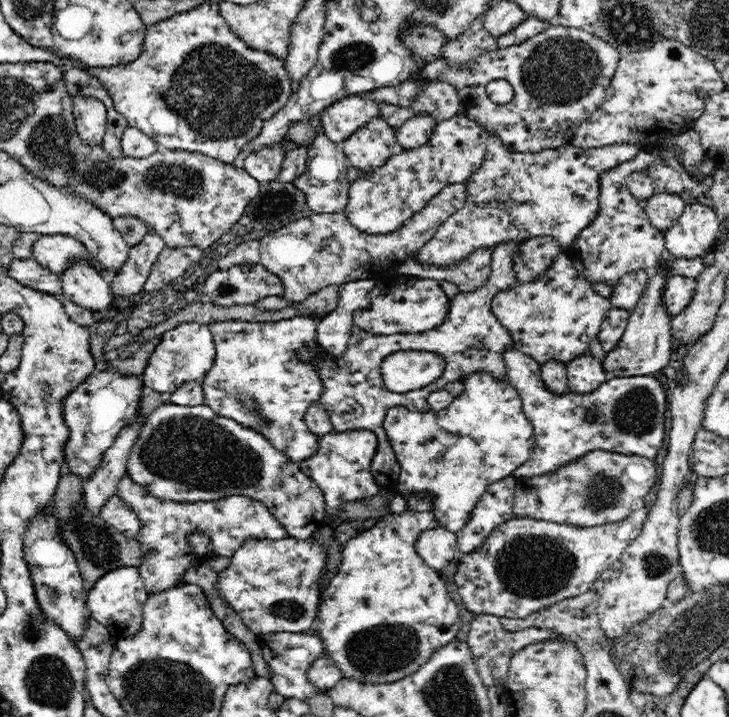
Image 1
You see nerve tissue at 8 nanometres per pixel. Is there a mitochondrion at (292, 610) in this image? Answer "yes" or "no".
yes

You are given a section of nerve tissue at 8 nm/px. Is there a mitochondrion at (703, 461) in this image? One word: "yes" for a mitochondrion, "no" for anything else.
no

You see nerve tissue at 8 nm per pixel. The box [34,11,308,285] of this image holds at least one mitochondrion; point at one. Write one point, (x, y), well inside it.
(220, 94)

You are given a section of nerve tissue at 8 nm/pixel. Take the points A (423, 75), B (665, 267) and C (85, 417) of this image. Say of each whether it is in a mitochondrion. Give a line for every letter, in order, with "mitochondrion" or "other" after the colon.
A: other
B: other
C: mitochondrion

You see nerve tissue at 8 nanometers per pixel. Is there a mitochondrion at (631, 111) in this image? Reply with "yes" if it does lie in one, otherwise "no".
no

